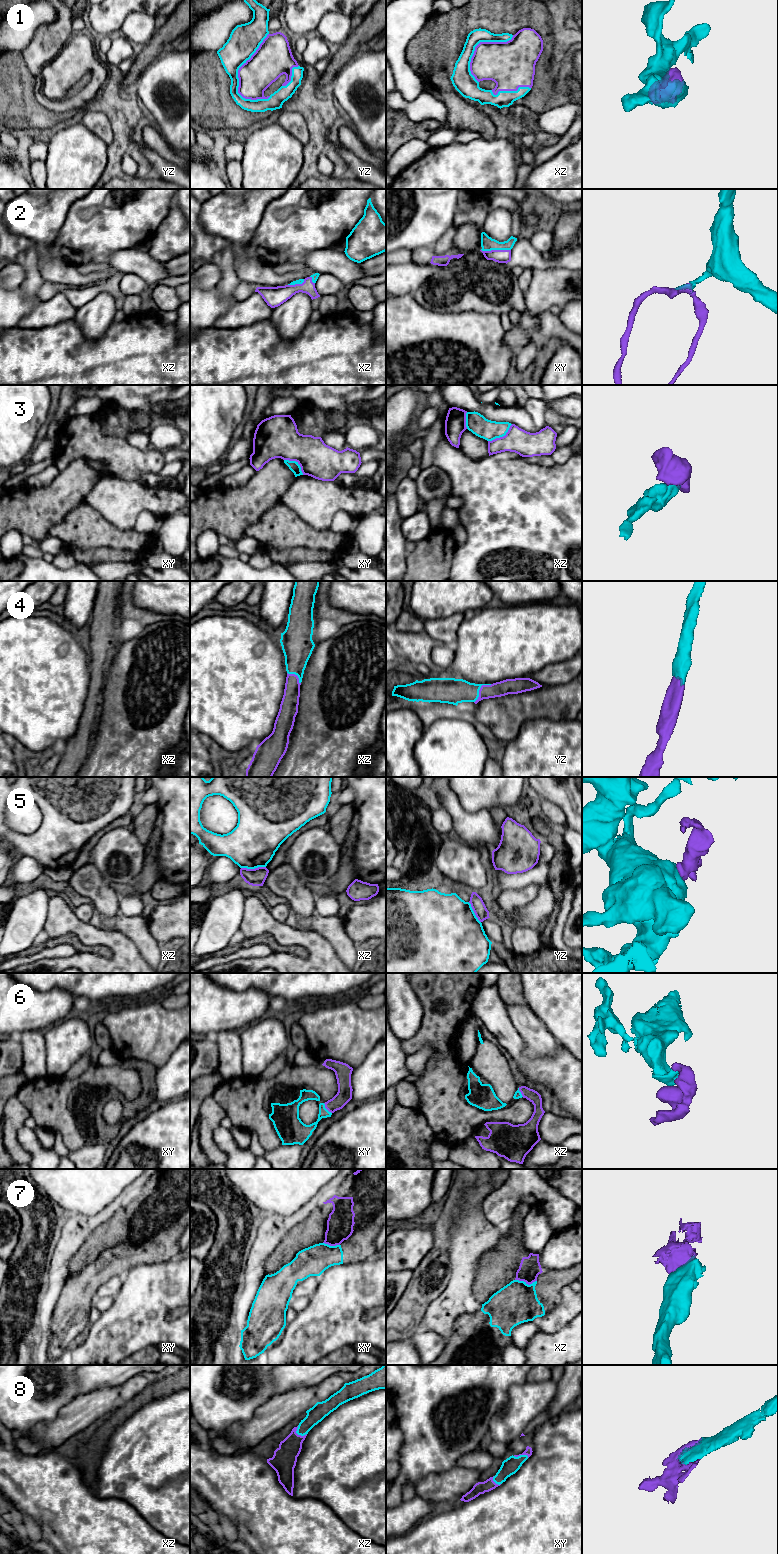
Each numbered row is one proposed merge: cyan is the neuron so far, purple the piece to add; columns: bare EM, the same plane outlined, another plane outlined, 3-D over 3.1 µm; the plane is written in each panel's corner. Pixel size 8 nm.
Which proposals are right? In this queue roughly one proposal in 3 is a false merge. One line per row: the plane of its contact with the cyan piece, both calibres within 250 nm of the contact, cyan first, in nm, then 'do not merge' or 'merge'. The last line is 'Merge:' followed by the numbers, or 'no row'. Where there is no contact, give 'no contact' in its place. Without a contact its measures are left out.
1: yz | 240/280 nm | merge
2: xy | 110/110 nm | merge
3: xz | 160/200 nm | do not merge
4: yz | 200/130 nm | merge
5: xz | 380/140 nm | do not merge
6: xy | 120/120 nm | merge
7: xz | 320/170 nm | do not merge
8: xz | 140/190 nm | merge
Merge: 1, 2, 4, 6, 8

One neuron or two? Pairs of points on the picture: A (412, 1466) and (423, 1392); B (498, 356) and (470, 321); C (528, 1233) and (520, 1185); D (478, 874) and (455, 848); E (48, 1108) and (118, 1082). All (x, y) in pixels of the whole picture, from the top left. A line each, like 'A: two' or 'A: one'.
A: one
B: one
C: two
D: one
E: one

